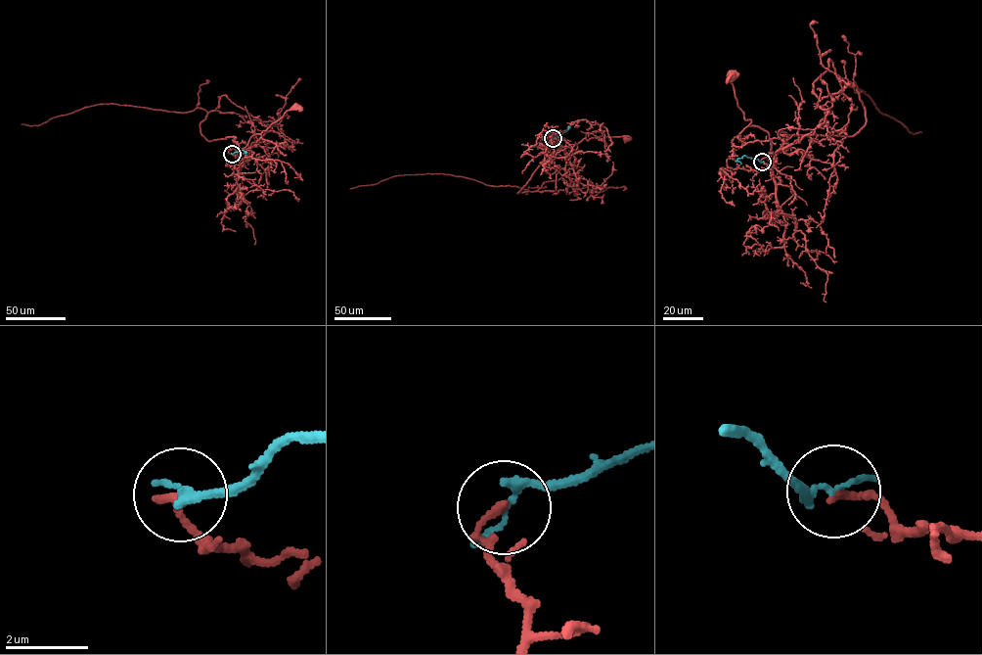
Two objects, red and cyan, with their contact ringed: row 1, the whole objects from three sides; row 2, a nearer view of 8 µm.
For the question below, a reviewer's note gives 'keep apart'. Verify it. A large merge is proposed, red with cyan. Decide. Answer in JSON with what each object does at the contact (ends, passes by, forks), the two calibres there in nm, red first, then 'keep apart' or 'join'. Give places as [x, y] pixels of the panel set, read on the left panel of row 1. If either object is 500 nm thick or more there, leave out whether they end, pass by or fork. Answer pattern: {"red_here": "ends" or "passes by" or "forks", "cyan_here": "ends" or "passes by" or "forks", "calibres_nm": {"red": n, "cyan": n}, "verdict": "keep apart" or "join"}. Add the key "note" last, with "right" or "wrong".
{"red_here": "ends", "cyan_here": "passes by", "calibres_nm": {"red": 170, "cyan": 160}, "verdict": "keep apart", "note": "right"}

